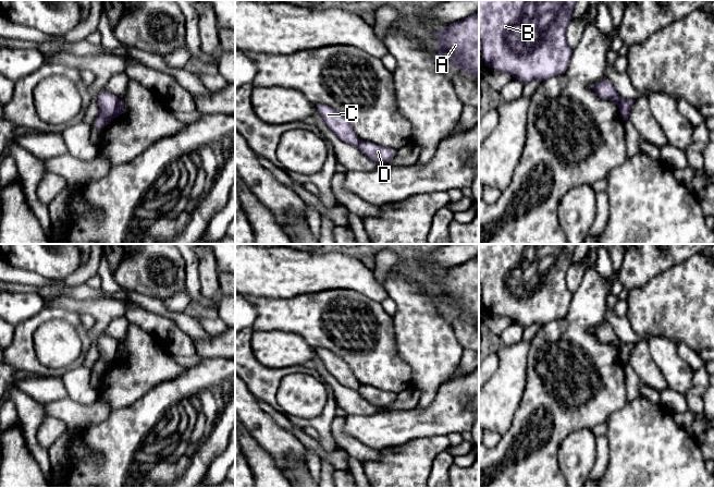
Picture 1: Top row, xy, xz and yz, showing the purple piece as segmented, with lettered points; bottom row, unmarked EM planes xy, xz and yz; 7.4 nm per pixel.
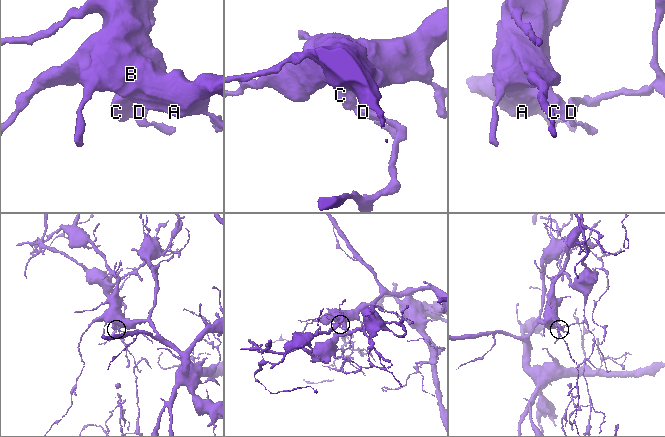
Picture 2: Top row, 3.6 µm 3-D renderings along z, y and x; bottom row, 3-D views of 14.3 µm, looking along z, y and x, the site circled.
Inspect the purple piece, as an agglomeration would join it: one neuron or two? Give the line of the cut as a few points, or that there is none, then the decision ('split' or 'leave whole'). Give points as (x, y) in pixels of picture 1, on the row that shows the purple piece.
xy (120, 99), (114, 116) | split

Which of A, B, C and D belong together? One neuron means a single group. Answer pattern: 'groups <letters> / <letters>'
groups A B C / D

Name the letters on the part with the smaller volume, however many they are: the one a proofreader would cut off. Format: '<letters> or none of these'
D

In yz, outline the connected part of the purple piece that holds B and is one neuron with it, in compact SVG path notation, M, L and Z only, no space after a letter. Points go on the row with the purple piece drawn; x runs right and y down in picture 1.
M479 0L479 44L481 46L481 58L484 66L510 74L515 80L527 84L531 81L540 83L556 75L567 72L571 59L573 49L567 42L567 26L571 22L571 14L577 0Z

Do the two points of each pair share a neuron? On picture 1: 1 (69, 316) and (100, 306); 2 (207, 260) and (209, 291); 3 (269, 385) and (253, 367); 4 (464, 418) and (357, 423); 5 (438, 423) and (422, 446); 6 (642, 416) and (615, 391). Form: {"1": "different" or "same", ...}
{"1": "different", "2": "same", "3": "same", "4": "same", "5": "different", "6": "different"}

